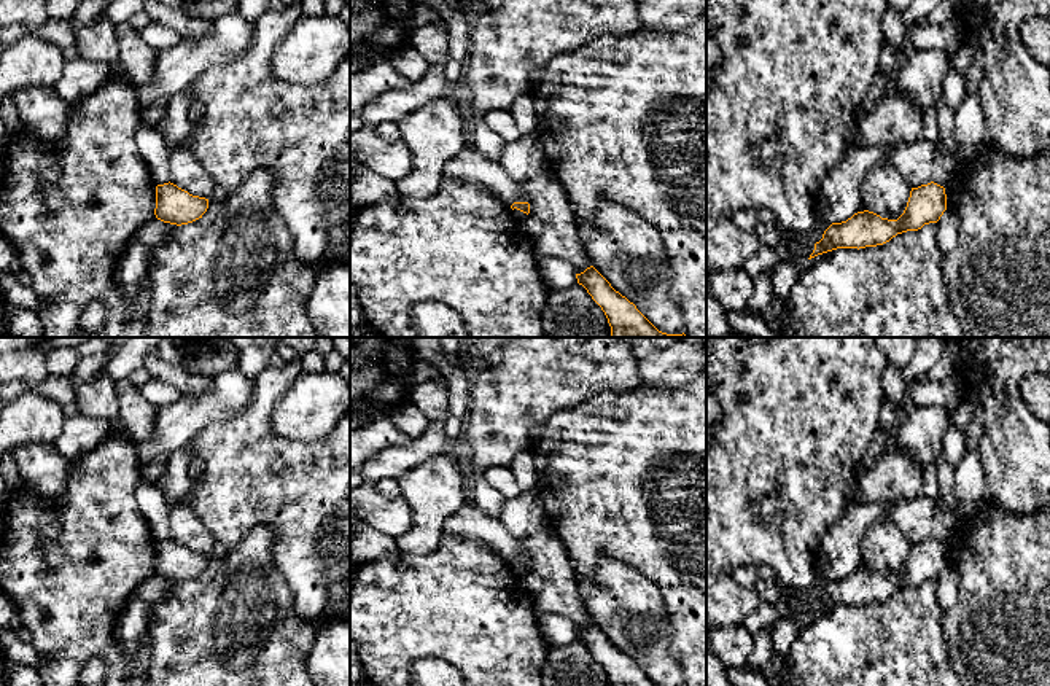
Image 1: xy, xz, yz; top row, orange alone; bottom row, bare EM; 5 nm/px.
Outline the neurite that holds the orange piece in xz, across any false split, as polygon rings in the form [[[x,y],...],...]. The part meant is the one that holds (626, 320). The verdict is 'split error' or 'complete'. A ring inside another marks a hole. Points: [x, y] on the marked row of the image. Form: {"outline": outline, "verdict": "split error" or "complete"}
{"outline": [[[593,267],[576,274],[592,299],[605,312],[611,326],[611,337],[689,337],[659,331],[625,296],[616,291],[611,283]]], "verdict": "complete"}

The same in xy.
{"outline": [[[170,181],[156,186],[154,215],[164,223],[188,224],[202,218],[207,209],[208,199],[192,196]]], "verdict": "complete"}

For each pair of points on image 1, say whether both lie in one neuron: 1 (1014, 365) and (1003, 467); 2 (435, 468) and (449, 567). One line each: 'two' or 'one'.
1: one
2: two

